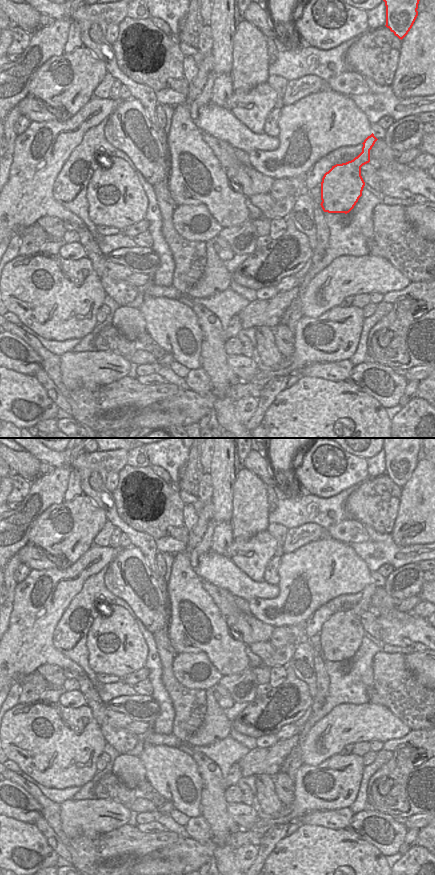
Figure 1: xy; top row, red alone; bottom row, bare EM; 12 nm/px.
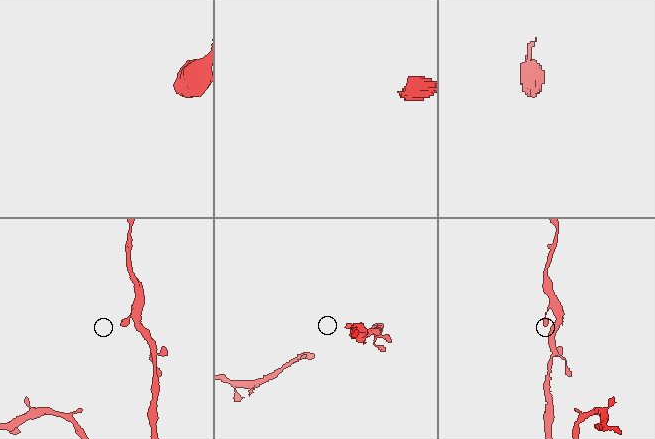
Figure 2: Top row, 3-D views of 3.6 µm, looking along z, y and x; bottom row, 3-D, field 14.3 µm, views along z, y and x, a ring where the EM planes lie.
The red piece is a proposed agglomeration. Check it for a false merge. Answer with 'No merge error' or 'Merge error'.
No merge error.

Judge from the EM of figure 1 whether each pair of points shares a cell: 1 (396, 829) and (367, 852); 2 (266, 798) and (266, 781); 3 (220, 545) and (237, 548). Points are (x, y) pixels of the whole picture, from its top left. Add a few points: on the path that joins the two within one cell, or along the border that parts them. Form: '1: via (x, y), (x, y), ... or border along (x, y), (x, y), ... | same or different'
1: border along (354, 833), (373, 844), (384, 856) | different
2: via (266, 794), (266, 785) | same
3: border along (233, 540), (225, 555) | different

